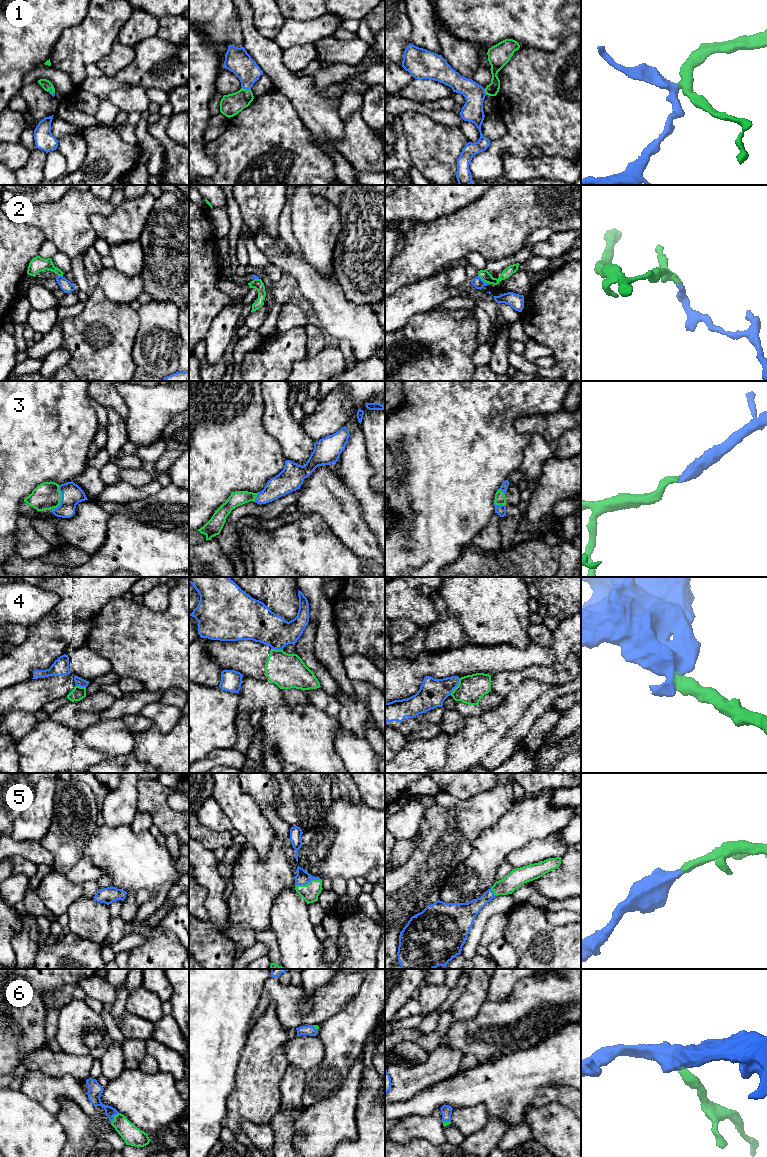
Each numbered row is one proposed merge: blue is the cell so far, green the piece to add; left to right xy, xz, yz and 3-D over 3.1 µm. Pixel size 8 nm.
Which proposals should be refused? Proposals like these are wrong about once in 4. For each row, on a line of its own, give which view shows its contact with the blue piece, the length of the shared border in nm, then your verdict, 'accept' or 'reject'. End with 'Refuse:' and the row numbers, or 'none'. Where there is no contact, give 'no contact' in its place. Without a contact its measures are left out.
1: xz | 70 nm | accept
2: yz | 120 nm | reject
3: xy | 220 nm | accept
4: yz | 160 nm | reject
5: xz | 220 nm | accept
6: xy | 110 nm | accept
Refuse: 2, 4

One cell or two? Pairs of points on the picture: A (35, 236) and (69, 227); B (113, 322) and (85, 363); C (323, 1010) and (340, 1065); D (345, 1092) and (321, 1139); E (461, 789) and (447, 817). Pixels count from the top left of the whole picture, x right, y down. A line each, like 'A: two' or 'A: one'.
A: two
B: one
C: two
D: one
E: two

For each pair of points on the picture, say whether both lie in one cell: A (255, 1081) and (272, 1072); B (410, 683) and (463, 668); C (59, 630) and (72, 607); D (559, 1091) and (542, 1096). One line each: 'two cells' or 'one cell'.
A: one cell
B: one cell
C: two cells
D: one cell

